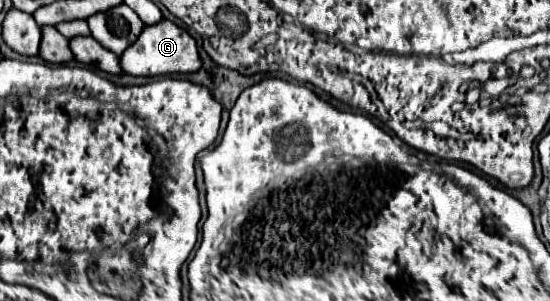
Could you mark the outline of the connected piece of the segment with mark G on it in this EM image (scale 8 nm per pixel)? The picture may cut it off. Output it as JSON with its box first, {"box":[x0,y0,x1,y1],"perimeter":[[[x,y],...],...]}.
{"box":[120,19,200,77],"perimeter":[[[162,19],[154,25],[144,25],[140,37],[120,55],[120,67],[130,75],[154,77],[154,75],[168,75],[168,73],[192,73],[200,69],[200,57],[196,49],[194,37],[178,27],[176,23]]]}

